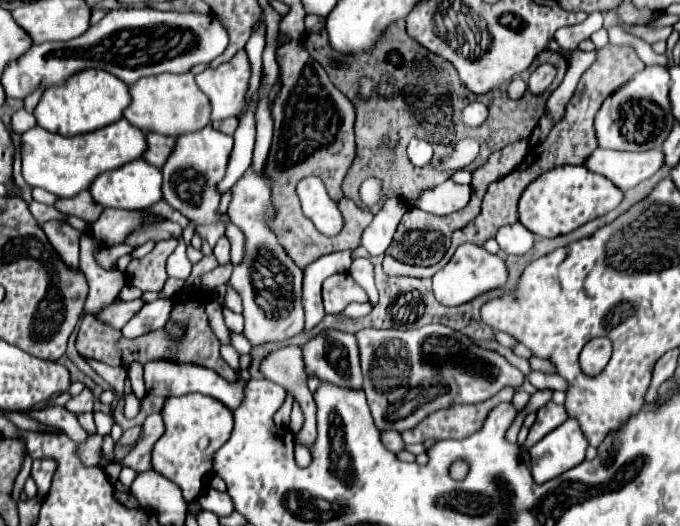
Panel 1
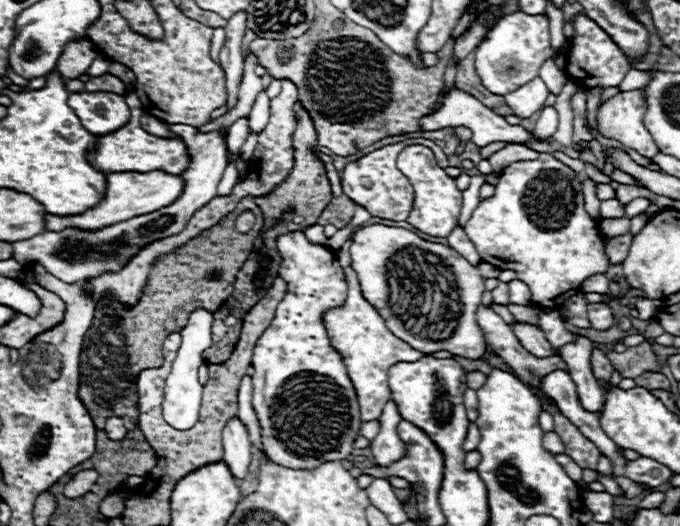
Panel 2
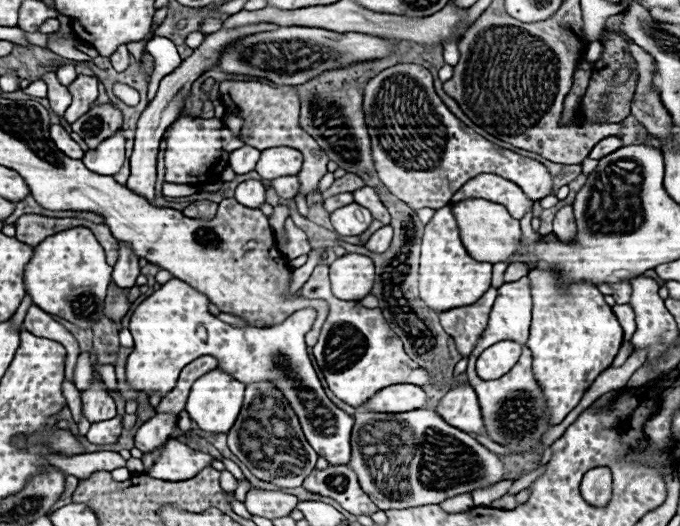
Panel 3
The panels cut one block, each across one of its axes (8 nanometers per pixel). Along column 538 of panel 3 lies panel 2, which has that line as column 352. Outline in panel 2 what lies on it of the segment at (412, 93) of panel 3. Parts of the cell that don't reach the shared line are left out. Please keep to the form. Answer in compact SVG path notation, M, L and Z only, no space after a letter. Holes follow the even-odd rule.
M412 138L412 140L404 140L404 142L398 142L398 144L388 144L380 150L374 150L370 152L368 156L356 160L356 162L350 162L346 168L344 168L344 174L342 174L342 188L344 188L344 194L348 198L352 198L356 204L364 206L372 216L376 218L386 218L386 220L396 220L396 222L402 222L408 218L410 210L412 210L412 196L398 196L398 168L396 168L396 158L398 158L398 152L404 150L404 146L412 146L412 142L420 142L422 146L428 146L434 156L436 156L436 162L446 168L446 156L440 146L436 146L432 140L426 140L426 138Z

